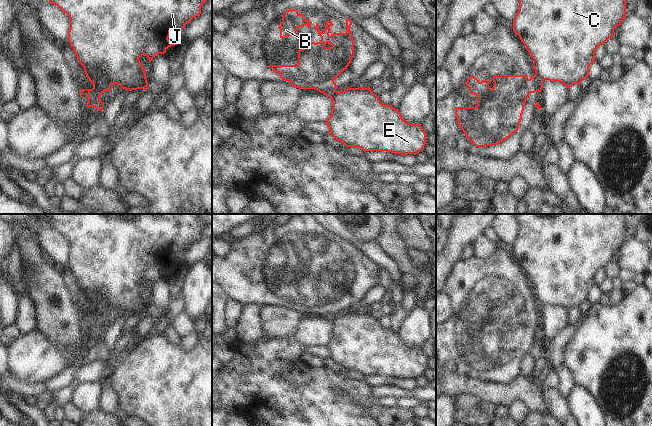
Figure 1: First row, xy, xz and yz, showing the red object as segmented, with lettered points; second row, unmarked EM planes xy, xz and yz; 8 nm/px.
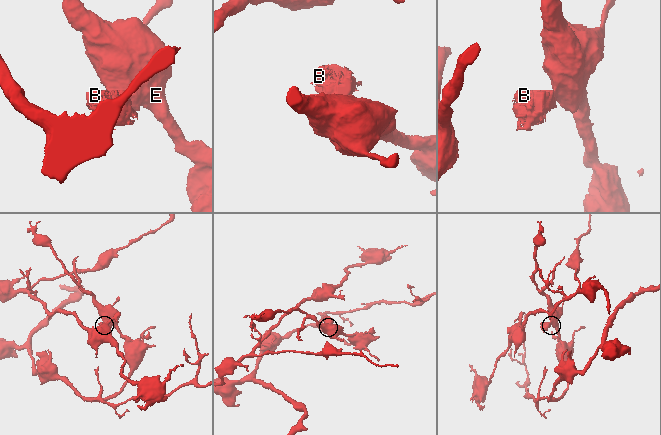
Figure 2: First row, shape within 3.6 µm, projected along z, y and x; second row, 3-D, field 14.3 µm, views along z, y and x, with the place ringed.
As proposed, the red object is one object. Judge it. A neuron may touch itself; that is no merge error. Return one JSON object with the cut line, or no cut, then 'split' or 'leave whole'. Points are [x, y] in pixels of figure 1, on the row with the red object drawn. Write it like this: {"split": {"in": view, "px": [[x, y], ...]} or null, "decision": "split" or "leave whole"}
{"split": {"in": "xy", "px": [[93, 82], [99, 82], [105, 90]]}, "decision": "split"}

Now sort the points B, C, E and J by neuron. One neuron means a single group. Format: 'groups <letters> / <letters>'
groups B / C E J

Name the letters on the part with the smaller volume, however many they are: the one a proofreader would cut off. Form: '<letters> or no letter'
B

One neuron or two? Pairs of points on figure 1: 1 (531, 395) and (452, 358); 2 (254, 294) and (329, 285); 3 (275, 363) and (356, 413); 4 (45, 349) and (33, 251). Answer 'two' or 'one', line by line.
1: two
2: one
3: one
4: two

